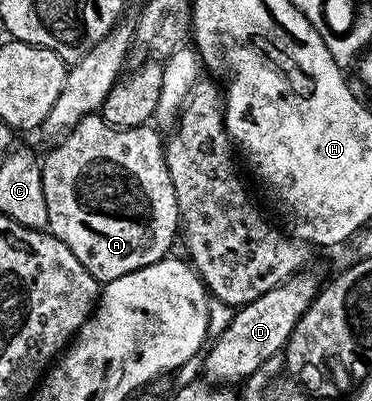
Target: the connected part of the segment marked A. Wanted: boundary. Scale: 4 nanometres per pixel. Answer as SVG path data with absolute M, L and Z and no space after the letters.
M94 113L83 117L60 142L50 147L53 148L40 160L48 230L79 257L87 273L107 284L135 269L158 263L172 252L169 250L173 247L173 238L179 235L179 212L175 185L171 185L171 173L167 171L163 135L156 126L121 130Z

